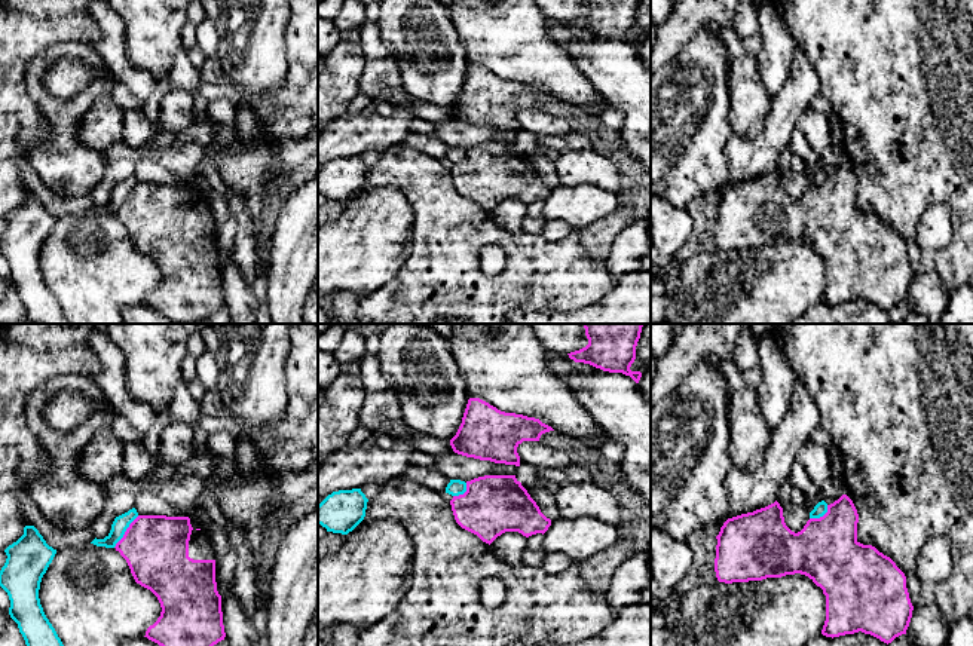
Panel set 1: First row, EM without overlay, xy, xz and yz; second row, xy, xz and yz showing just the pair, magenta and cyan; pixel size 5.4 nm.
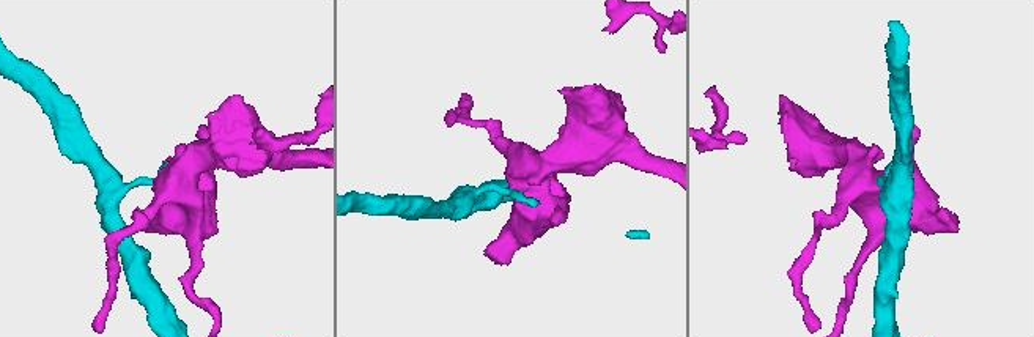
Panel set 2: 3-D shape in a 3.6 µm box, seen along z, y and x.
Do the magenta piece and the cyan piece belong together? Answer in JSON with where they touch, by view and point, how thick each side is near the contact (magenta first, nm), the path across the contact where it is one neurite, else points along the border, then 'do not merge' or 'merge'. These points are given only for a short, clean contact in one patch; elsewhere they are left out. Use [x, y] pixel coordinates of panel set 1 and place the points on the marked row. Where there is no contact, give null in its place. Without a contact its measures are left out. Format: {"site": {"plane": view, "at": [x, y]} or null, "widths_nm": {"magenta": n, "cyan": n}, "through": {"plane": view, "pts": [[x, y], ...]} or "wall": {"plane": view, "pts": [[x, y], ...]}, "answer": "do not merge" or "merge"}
{"site": {"plane": "xy", "at": [125, 532]}, "widths_nm": {"magenta": 360, "cyan": 90}, "answer": "do not merge"}

